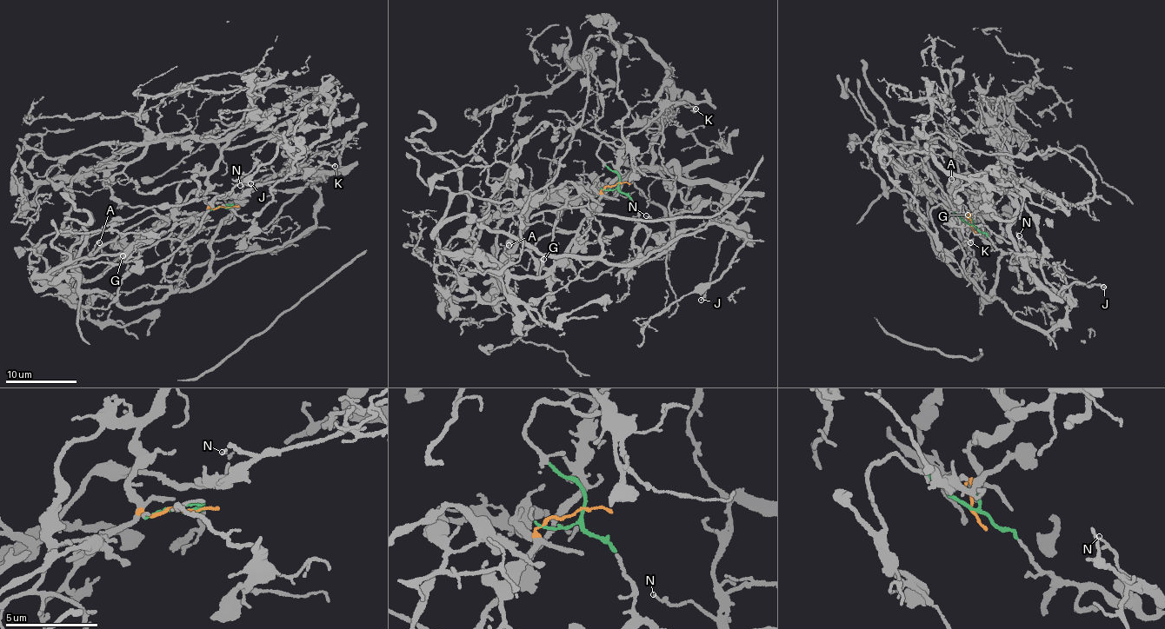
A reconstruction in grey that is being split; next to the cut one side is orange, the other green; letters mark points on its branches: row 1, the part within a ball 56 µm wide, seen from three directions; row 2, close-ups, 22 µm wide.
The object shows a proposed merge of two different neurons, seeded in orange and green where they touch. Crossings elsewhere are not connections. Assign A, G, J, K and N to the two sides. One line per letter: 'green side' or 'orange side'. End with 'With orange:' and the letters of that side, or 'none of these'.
A: green side
G: green side
J: green side
K: green side
N: green side
With orange: none of these

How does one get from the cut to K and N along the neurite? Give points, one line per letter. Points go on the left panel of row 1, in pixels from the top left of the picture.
K: (229, 207), (195, 288), (125, 307), (35, 272), (62, 288), (190, 195), (229, 199), (335, 166)
N: (229, 207), (226, 207), (232, 207), (232, 213), (228, 215), (244, 201), (247, 192), (256, 185), (240, 184)

